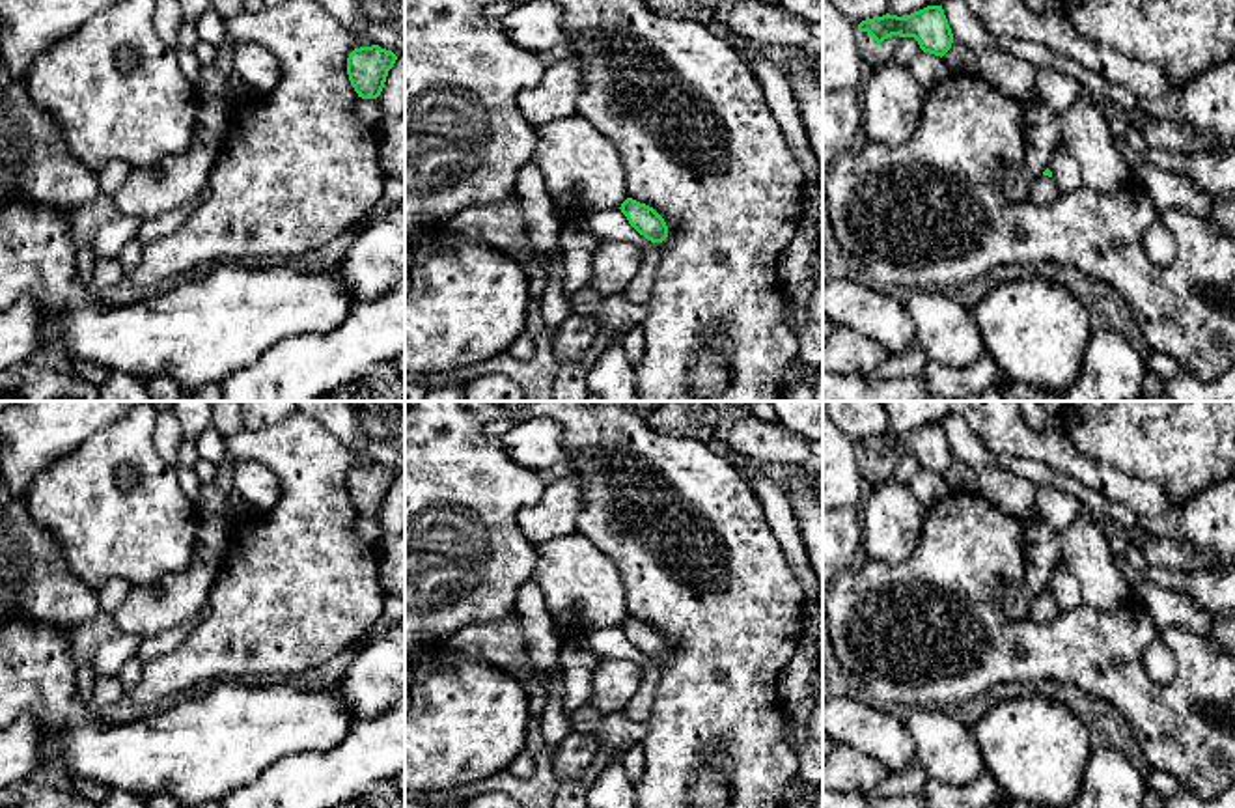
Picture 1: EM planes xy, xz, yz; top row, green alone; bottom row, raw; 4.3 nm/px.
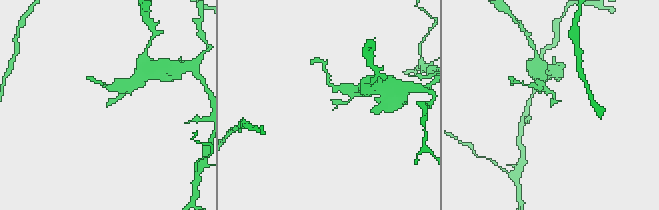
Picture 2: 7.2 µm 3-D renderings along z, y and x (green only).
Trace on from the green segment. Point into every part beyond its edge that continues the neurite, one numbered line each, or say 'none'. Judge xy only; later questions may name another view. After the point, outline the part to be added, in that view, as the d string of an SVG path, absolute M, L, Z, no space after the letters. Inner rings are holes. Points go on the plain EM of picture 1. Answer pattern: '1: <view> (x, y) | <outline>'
none

